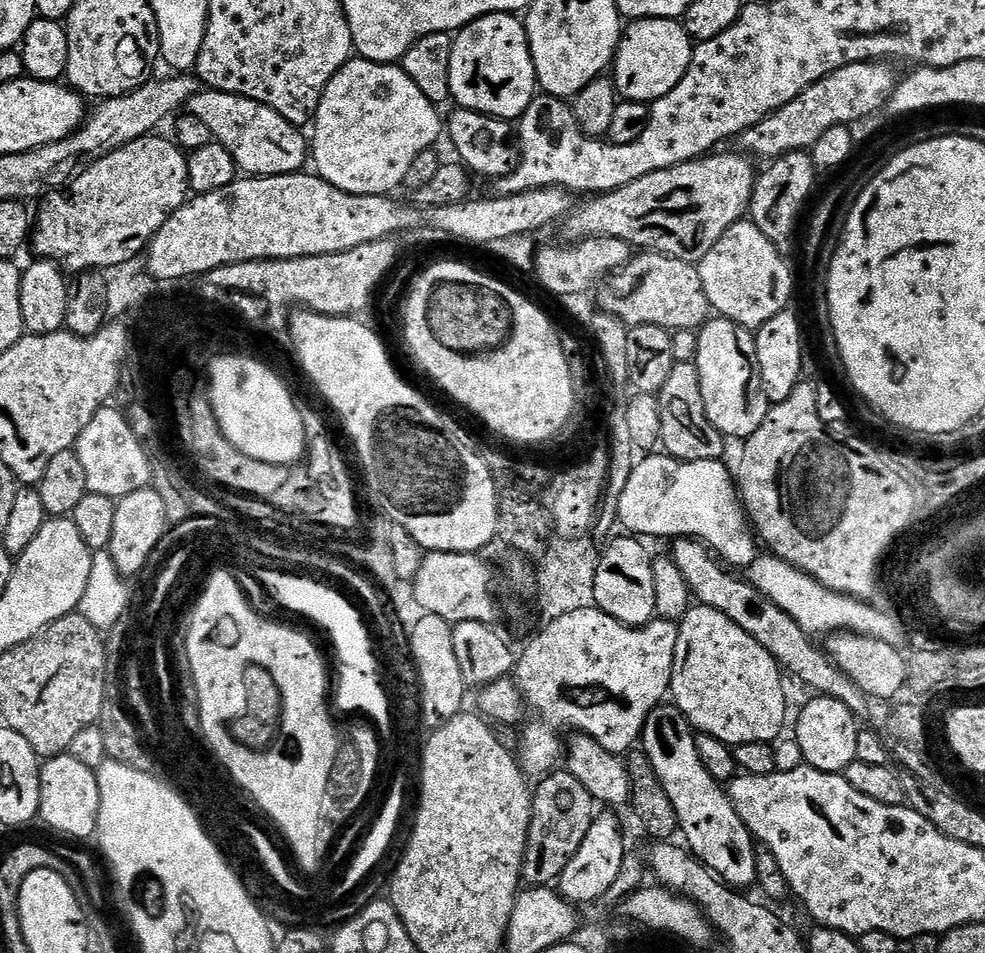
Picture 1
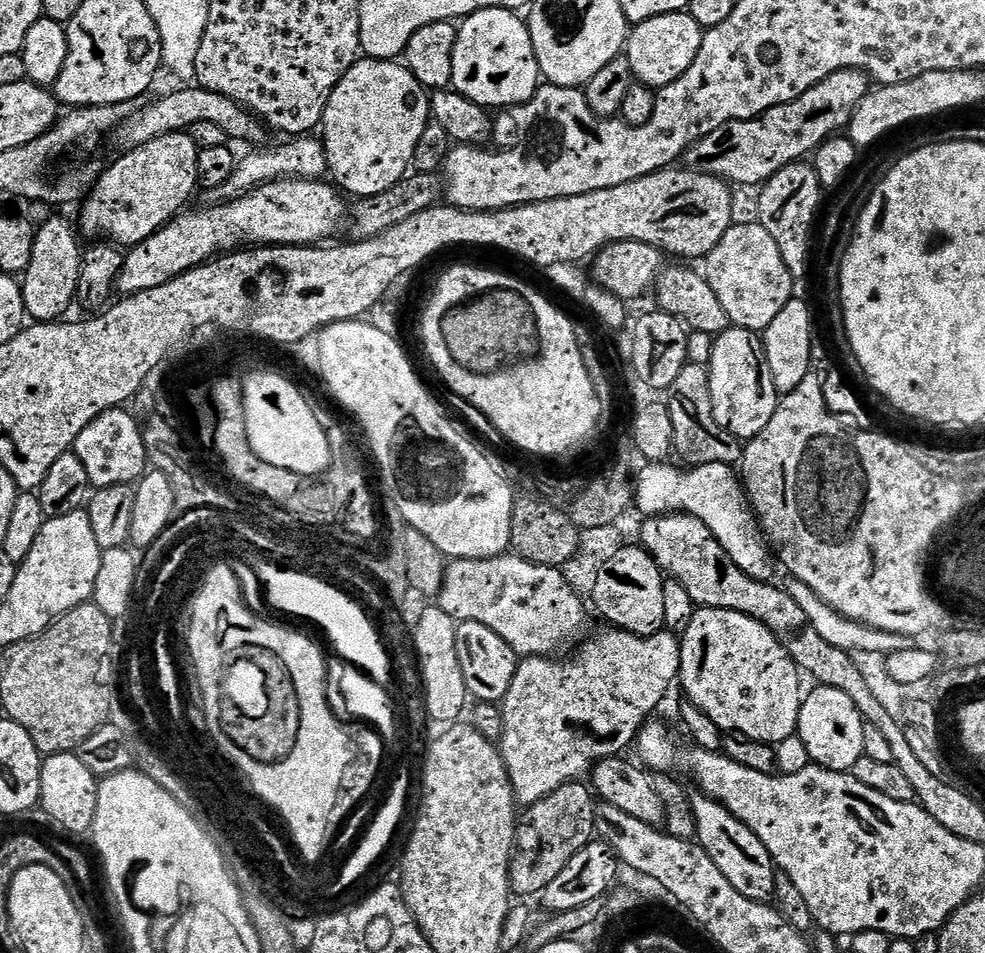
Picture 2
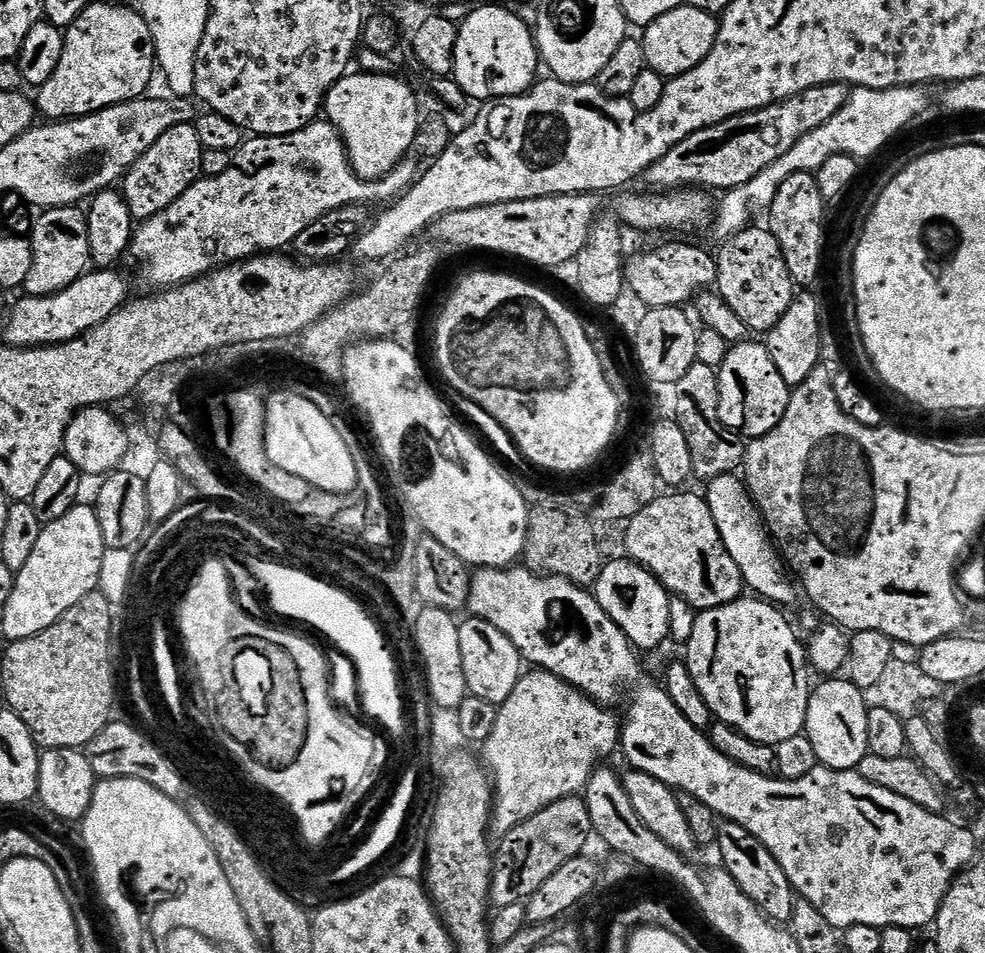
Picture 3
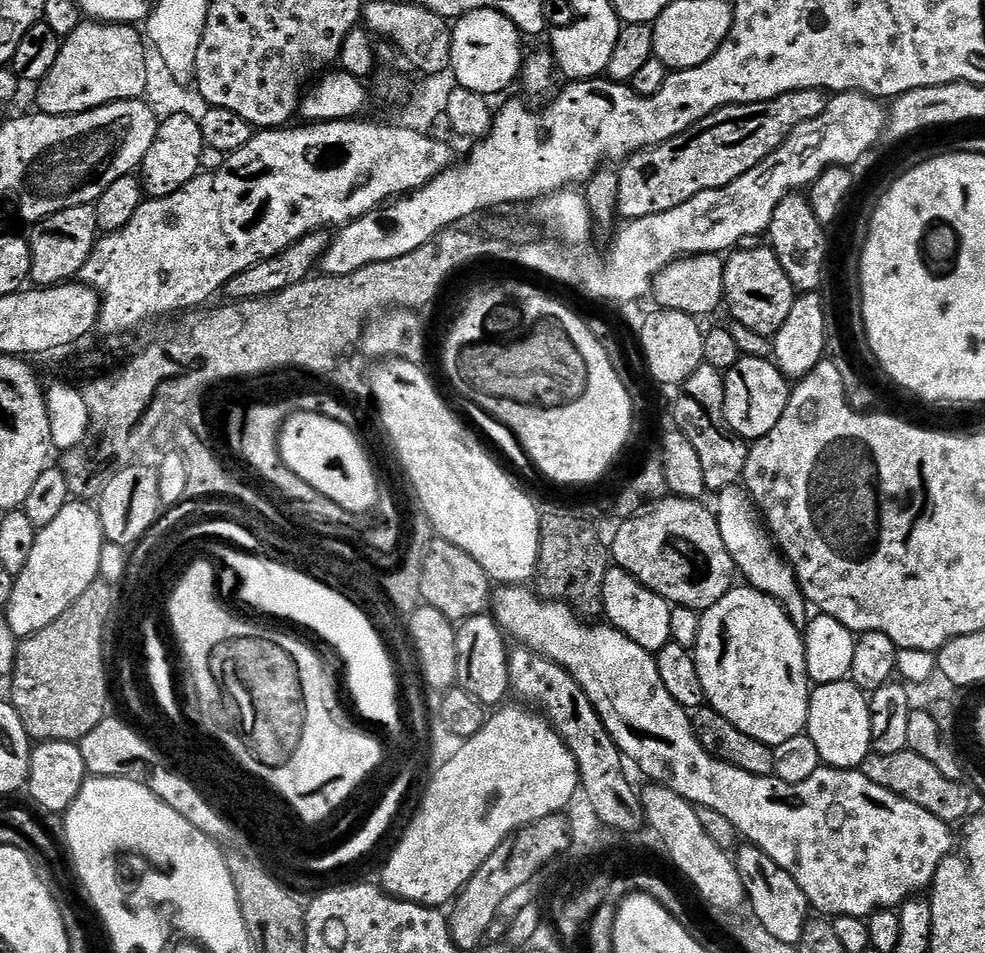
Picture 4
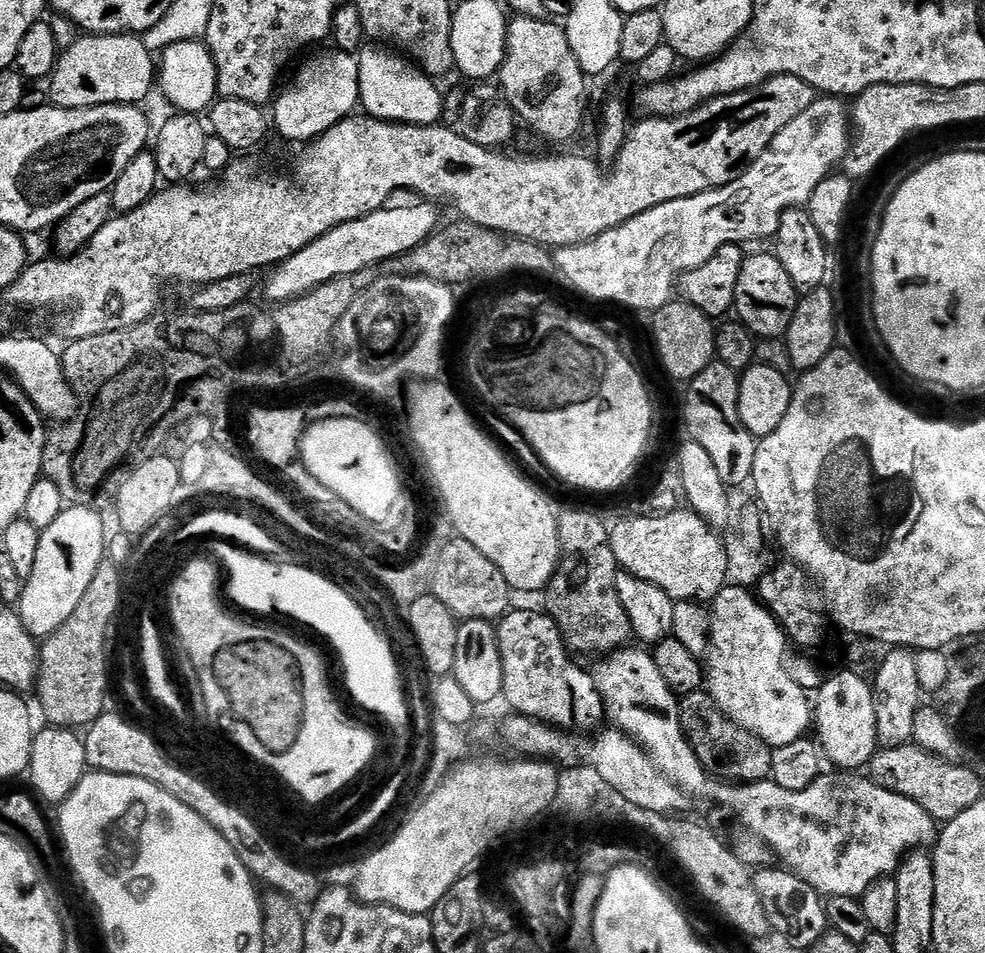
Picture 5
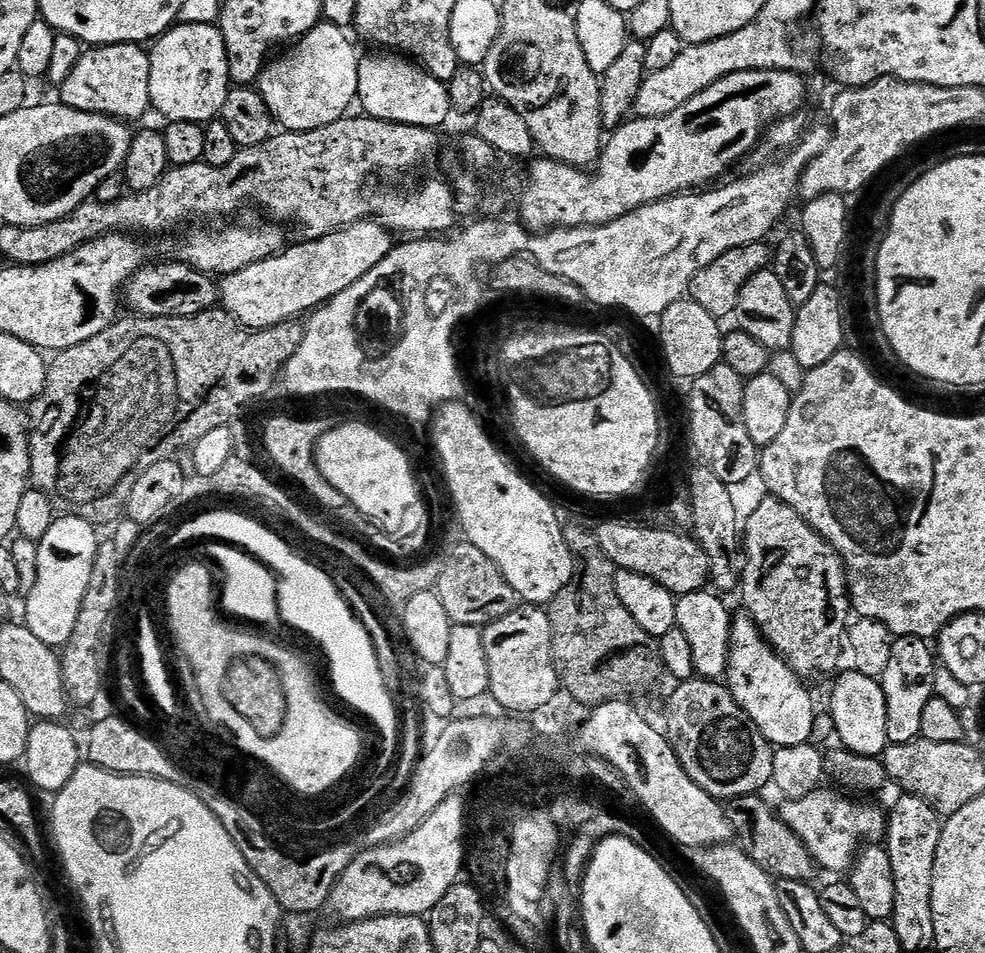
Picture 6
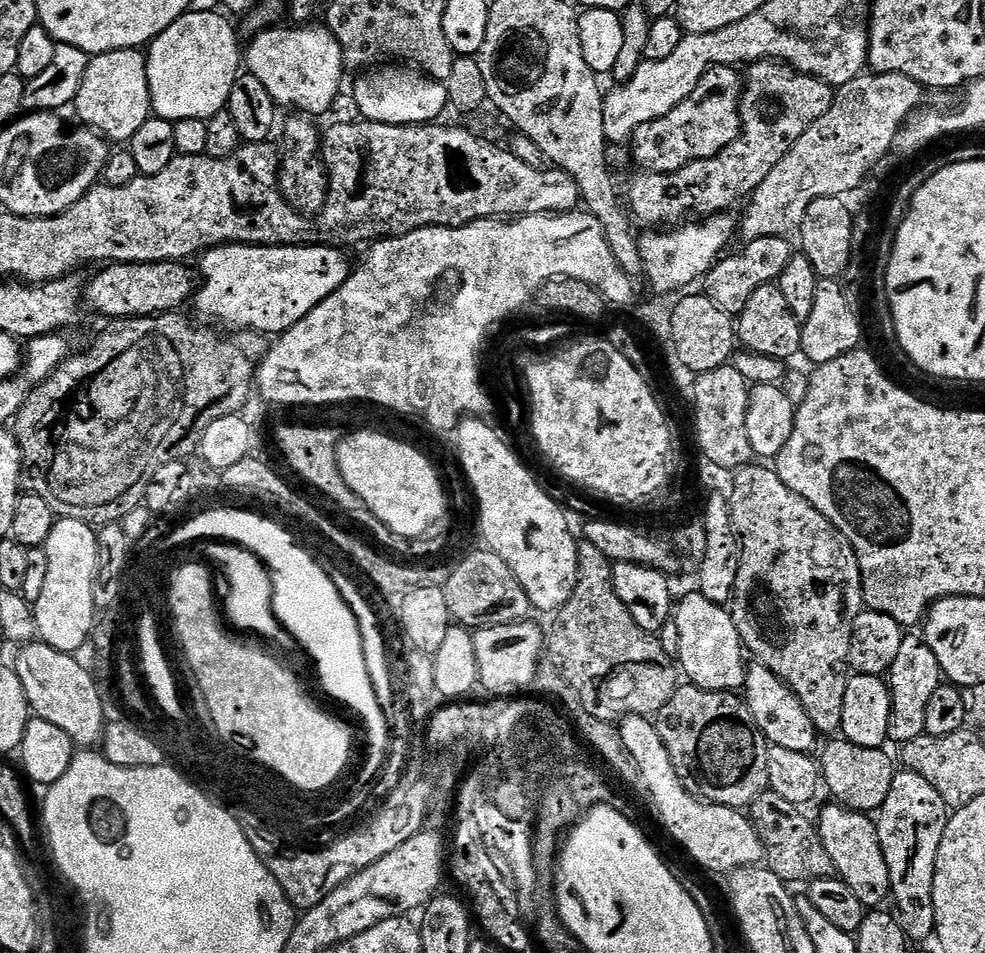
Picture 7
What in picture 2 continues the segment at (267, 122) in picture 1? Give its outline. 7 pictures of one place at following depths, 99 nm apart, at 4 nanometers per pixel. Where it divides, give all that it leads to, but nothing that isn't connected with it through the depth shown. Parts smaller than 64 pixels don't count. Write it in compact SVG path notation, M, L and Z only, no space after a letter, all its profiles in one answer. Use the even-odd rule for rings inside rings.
M180 86L177 92L154 101L141 112L140 109L133 111L130 119L116 129L114 136L115 139L120 139L121 149L127 150L142 146L154 138L162 138L166 134L187 132L194 122L214 122L214 126L222 126L224 133L233 141L245 140L246 143L252 144L248 146L260 146L265 143L263 142L264 132L266 133L265 125L253 113L235 104L230 98L222 94L214 94L199 86Z

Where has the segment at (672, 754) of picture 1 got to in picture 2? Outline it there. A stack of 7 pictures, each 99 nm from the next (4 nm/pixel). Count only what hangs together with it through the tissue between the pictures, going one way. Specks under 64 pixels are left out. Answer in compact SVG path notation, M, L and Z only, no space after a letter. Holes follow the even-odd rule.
M696 794L691 797L692 813L696 822L696 840L714 858L714 866L726 874L726 882L751 900L768 902L776 894L776 873L777 869L772 863L772 855L762 846L758 834L750 830L730 810L721 806L719 800L712 800L703 794Z

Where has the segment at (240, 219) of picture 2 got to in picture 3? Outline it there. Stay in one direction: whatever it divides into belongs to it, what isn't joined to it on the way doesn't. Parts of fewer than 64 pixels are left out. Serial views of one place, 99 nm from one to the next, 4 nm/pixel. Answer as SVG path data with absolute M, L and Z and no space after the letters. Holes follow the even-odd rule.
M112 268L89 270L61 292L49 296L25 295L4 320L3 343L10 348L51 348L85 336L124 307L129 299L128 280L116 271Z

